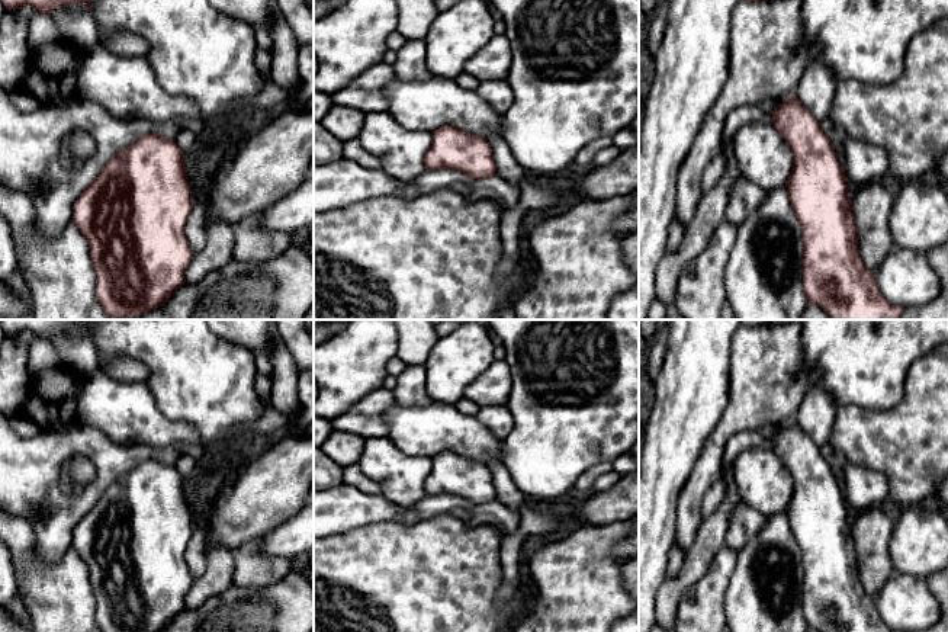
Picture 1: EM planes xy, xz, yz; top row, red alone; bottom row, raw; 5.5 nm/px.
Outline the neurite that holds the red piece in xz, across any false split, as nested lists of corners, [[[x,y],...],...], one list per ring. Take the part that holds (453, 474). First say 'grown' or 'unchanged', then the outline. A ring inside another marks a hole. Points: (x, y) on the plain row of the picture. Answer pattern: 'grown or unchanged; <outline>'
unchanged; [[[441,450],[431,456],[431,471],[424,481],[427,495],[459,495],[473,506],[483,506],[497,500],[492,474],[485,462],[473,461]]]

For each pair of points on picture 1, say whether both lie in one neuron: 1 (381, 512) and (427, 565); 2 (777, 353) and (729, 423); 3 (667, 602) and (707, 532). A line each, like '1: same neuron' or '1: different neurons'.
1: different neurons
2: same neuron
3: same neuron

